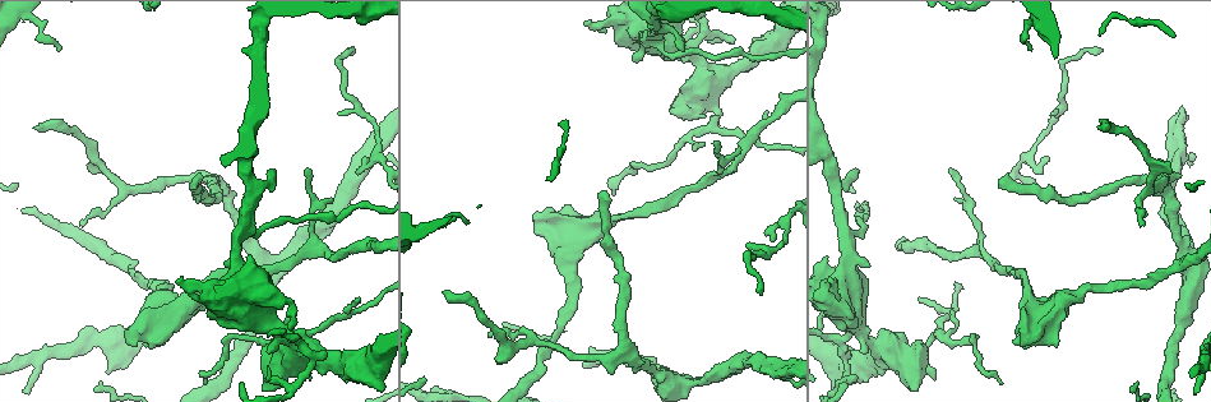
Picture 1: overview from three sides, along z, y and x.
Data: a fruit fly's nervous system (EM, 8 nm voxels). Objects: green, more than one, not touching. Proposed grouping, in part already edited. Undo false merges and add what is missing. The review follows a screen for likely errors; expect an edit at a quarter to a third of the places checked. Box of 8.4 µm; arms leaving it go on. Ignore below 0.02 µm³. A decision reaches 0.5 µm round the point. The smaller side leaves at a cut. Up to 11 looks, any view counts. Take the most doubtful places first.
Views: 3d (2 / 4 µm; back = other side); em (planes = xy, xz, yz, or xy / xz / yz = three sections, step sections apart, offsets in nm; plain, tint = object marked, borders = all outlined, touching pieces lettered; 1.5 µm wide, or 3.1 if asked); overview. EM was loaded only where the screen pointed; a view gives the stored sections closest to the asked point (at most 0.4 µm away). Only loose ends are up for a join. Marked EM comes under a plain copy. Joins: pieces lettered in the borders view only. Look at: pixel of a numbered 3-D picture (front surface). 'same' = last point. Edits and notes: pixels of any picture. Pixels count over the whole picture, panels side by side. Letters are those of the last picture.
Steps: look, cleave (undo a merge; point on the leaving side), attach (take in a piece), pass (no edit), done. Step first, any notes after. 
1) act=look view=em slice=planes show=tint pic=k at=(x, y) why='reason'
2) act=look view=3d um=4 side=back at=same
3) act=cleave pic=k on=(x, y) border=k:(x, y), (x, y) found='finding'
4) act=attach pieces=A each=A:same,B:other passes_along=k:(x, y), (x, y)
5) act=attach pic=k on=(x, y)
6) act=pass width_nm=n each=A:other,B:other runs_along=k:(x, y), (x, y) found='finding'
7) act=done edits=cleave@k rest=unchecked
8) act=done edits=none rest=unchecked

act=look view=em slice=planes show=borders pic=1 at=(79, 224) why='tapers out'

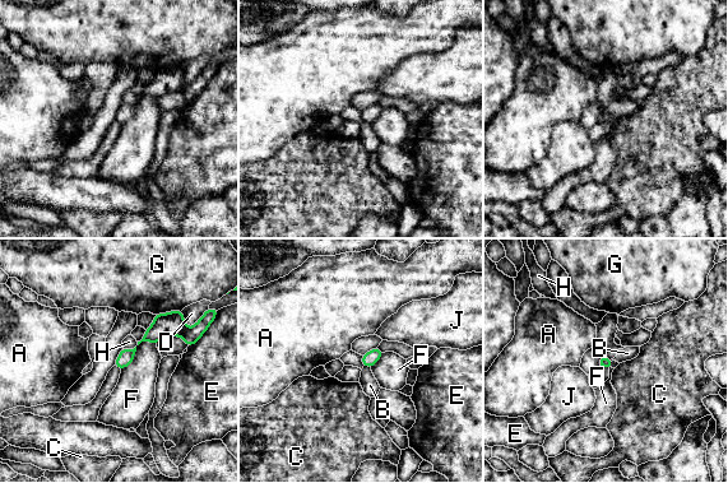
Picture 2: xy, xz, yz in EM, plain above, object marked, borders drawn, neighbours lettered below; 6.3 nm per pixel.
act=pass each=A:other,B:other,C:other,D:other,E:other,F:other,G:other,H:other,J:other border=2:(364, 365), (370, 368) found='no lettered piece goes on from it'

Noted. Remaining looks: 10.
act=look view=3d um=2 pic=1 at=(443, 293) why='thin end'

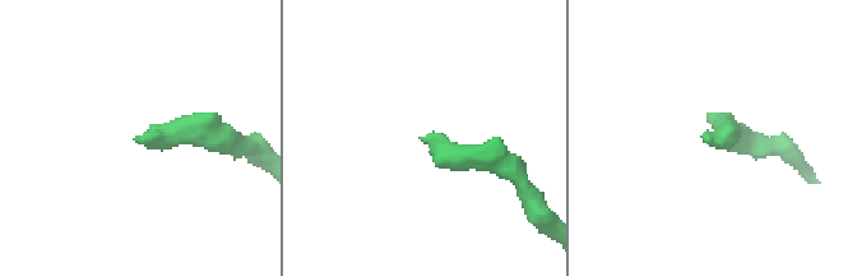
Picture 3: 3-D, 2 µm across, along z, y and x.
act=look view=em slice=planes show=borders pic=3 at=(420, 138) why='now the EM'

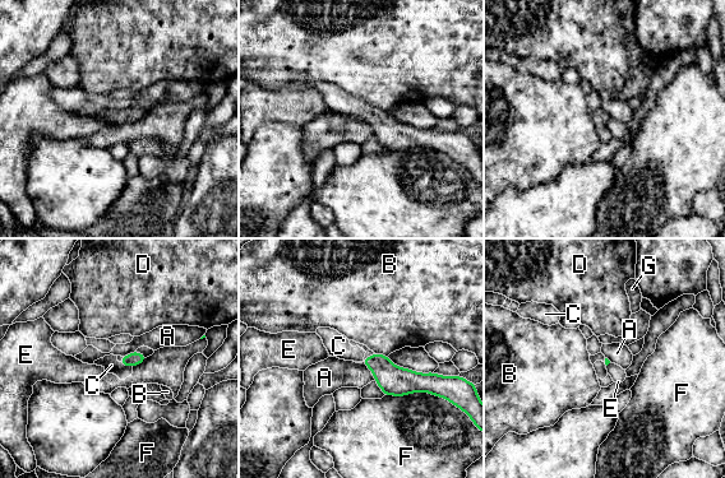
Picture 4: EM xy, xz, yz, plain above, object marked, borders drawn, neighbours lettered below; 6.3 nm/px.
act=attach pieces=C each=A:other,B:other,C:same,D:other,E:other,F:other,G:other passes_along=4:(134, 358), (125, 365), (111, 365) found='it goes on there'

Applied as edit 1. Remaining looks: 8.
act=look view=overview why='see it whole again'

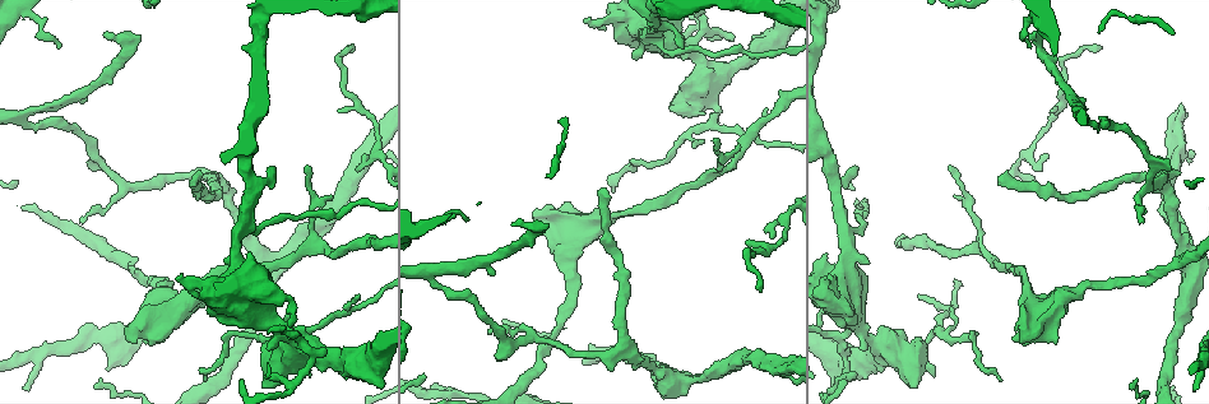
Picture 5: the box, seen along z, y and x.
act=look view=3d um=2 pic=5 at=(700, 141) why='free end'

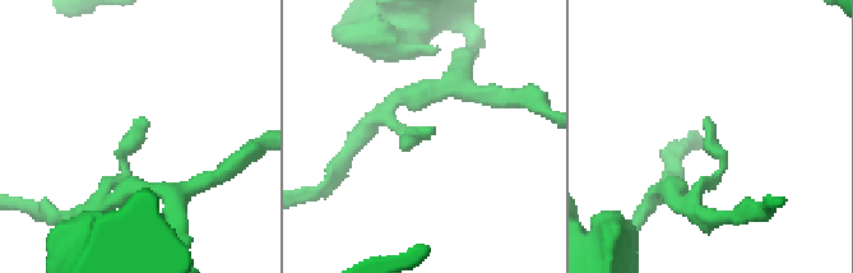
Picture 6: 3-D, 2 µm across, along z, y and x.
act=look view=em slice=planes show=borders pic=6 at=(147, 119)

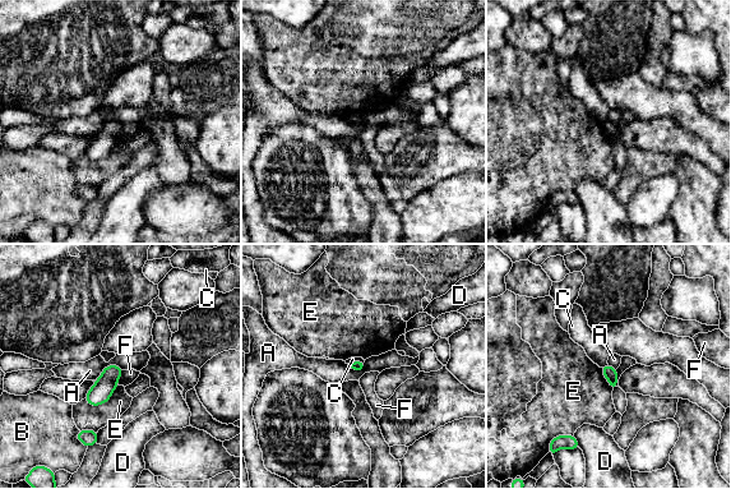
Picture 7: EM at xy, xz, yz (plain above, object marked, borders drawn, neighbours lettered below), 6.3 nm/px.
act=pass width_nm=60 each=A:other,B:other,C:other,D:other,E:other,F:other border=7:(123, 369), (107, 365), (96, 381) found='none of them fits'

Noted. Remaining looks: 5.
act=look view=em slice=planes show=tint pic=5 at=(568, 266) why='sudden change in width'

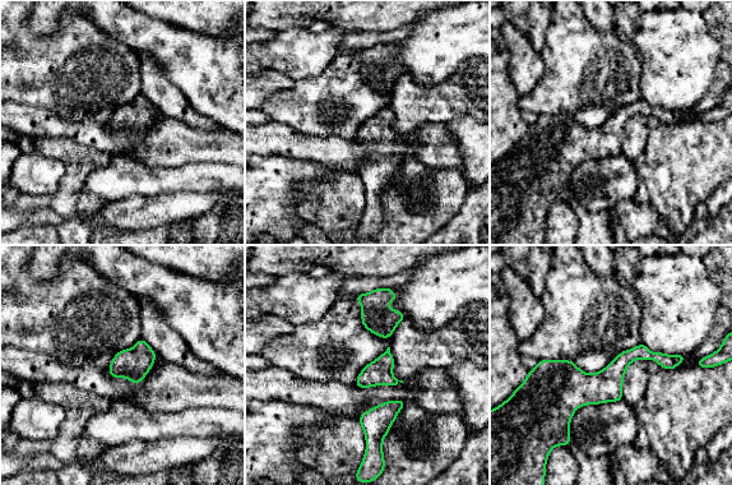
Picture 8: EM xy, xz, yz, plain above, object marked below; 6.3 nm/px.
act=look view=em slice=planes show=borders at=same

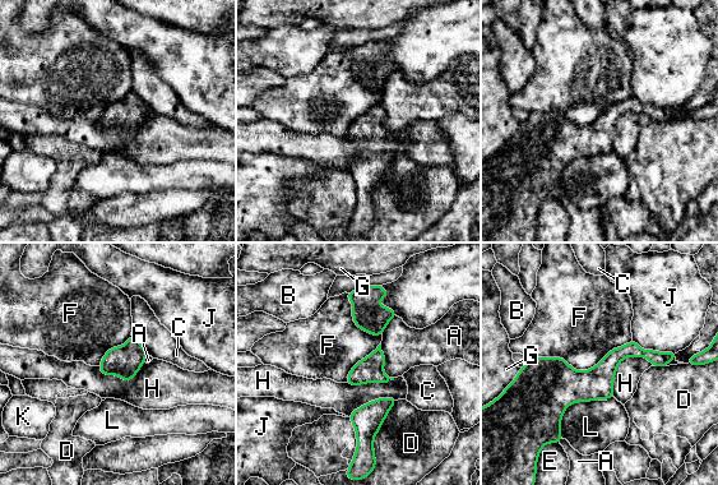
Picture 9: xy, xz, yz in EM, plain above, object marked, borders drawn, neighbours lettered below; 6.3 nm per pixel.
act=pass each=A:other,B:other,C:other,D:other,E:other,F:other,G:other,H:other,J:other,K:other,L:other border=9:(380, 343), (383, 372), (393, 378) found='continuous, no second neuron'

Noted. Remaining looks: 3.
act=done edits=attach@4 rest=unchecked

